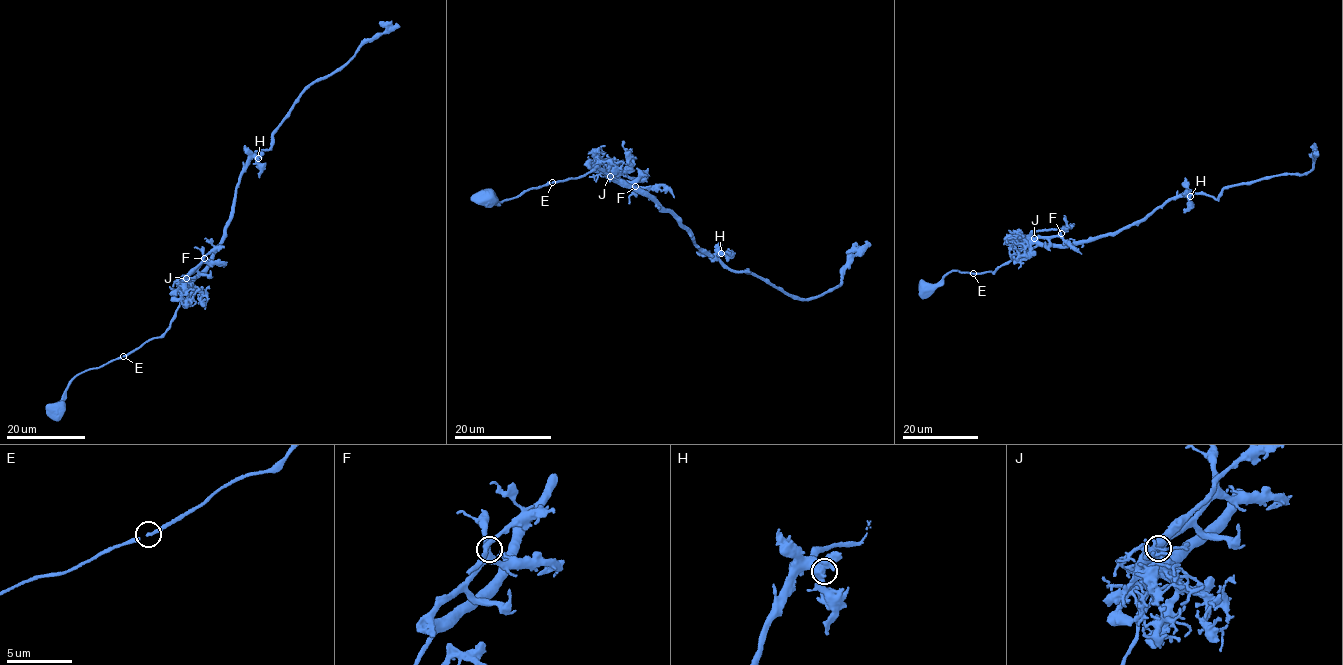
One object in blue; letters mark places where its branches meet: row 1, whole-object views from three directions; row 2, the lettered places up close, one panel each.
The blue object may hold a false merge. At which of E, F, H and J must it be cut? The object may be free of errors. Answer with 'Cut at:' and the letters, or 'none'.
Cut at: none

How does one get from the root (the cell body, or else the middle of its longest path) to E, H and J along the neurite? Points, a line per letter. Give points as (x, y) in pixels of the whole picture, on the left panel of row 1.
E: (56, 410), (76, 375), (123, 356)
H: (56, 410), (76, 375), (169, 327), (185, 287), (207, 271), (217, 250), (242, 172), (258, 158)
J: (56, 410), (76, 375), (125, 356), (146, 342), (162, 336), (174, 319), (187, 284), (186, 278)

